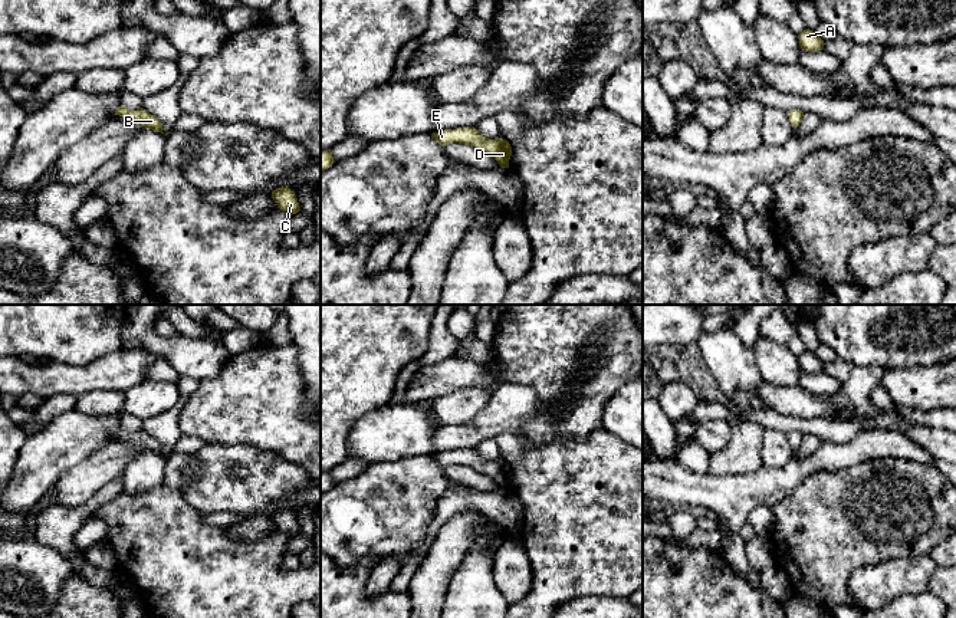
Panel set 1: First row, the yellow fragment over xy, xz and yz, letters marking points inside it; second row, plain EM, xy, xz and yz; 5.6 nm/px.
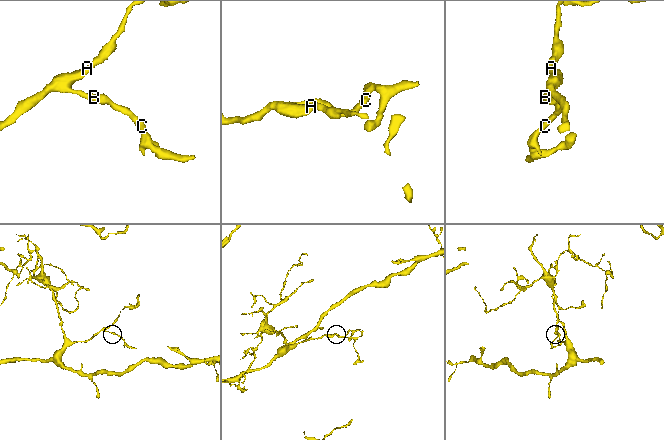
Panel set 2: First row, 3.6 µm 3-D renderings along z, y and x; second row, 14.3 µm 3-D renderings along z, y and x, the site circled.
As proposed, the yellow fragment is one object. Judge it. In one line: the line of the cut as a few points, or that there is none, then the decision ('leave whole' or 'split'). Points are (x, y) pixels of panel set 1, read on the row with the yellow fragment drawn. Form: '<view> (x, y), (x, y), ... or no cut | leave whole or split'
no cut | leave whole

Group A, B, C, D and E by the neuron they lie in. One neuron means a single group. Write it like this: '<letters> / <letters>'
A B C D E

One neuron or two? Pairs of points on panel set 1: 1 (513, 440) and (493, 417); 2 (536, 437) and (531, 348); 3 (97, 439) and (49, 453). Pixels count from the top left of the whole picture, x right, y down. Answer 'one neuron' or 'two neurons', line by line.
1: two neurons
2: one neuron
3: one neuron

